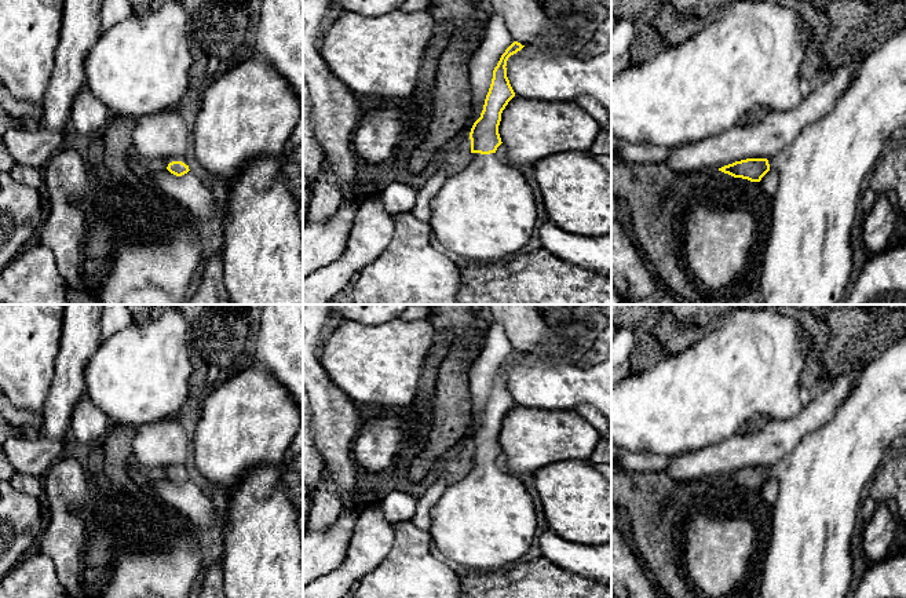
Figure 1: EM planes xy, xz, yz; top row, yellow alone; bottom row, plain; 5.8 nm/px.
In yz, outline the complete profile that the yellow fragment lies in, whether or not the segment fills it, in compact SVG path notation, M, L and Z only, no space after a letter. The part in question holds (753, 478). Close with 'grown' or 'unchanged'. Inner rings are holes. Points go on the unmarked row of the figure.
M906 336L865 365L852 393L833 417L805 434L789 456L770 467L746 467L719 477L750 491L760 491L770 478L778 482L760 598L848 598L854 579L851 537L862 489L874 478L892 441L903 434Z | grown

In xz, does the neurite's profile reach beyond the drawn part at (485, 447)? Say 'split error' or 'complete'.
split error

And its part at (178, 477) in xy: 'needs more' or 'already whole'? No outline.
needs more

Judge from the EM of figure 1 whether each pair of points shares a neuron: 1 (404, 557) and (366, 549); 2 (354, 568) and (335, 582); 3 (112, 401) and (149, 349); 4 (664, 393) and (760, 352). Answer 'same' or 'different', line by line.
1: different
2: same
3: same
4: same

